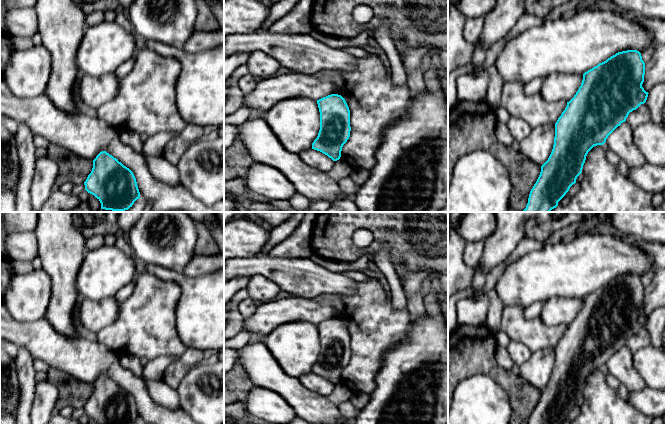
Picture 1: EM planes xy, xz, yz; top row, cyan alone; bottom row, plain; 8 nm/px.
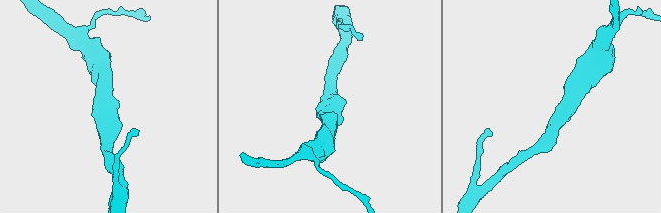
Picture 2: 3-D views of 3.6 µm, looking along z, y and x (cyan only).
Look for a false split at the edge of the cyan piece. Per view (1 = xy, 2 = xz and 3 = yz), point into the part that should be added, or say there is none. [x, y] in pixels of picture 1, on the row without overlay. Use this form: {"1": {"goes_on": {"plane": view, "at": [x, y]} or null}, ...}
{"1": {"goes_on": null}, "2": {"goes_on": null}, "3": {"goes_on": null}}

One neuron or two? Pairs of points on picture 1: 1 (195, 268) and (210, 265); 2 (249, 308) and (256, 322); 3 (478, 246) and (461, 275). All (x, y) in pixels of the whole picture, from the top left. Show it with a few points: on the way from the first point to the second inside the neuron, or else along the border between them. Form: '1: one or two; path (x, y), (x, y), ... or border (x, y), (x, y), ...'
1: one; path (199, 265), (206, 265)
2: two; border (257, 306), (256, 310), (245, 318)
3: two; border (467, 242), (464, 248), (464, 261), (472, 267)

